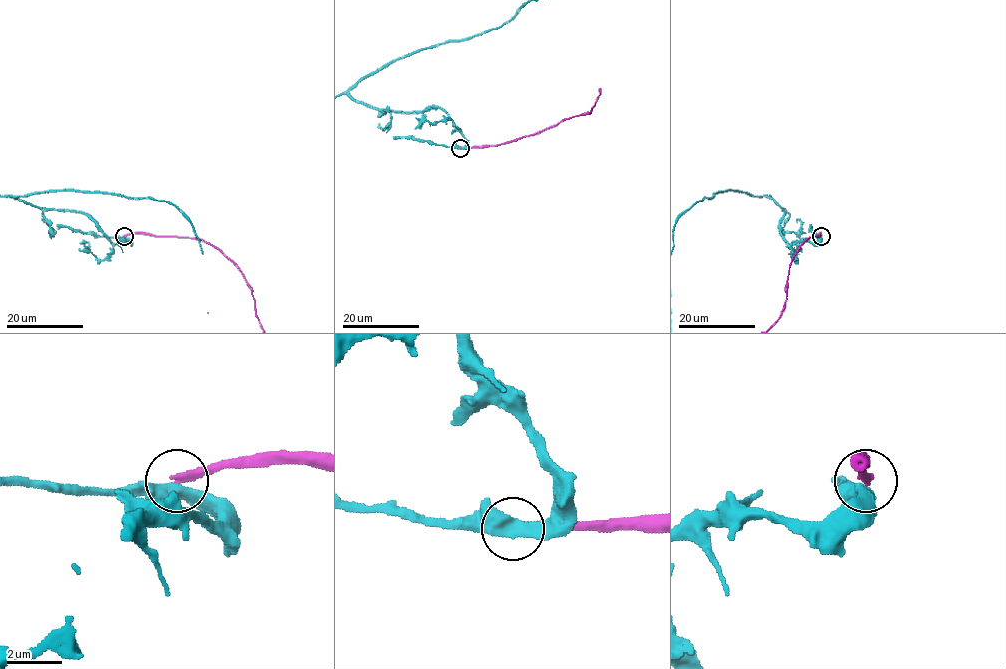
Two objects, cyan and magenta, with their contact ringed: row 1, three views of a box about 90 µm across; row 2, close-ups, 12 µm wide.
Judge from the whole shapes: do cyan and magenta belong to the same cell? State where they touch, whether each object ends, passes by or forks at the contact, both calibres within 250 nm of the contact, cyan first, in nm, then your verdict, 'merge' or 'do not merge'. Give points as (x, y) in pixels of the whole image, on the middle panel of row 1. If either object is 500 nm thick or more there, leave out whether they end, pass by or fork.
(460, 148) | cyan passes by | magenta ends | 480/360 nm | do not merge

